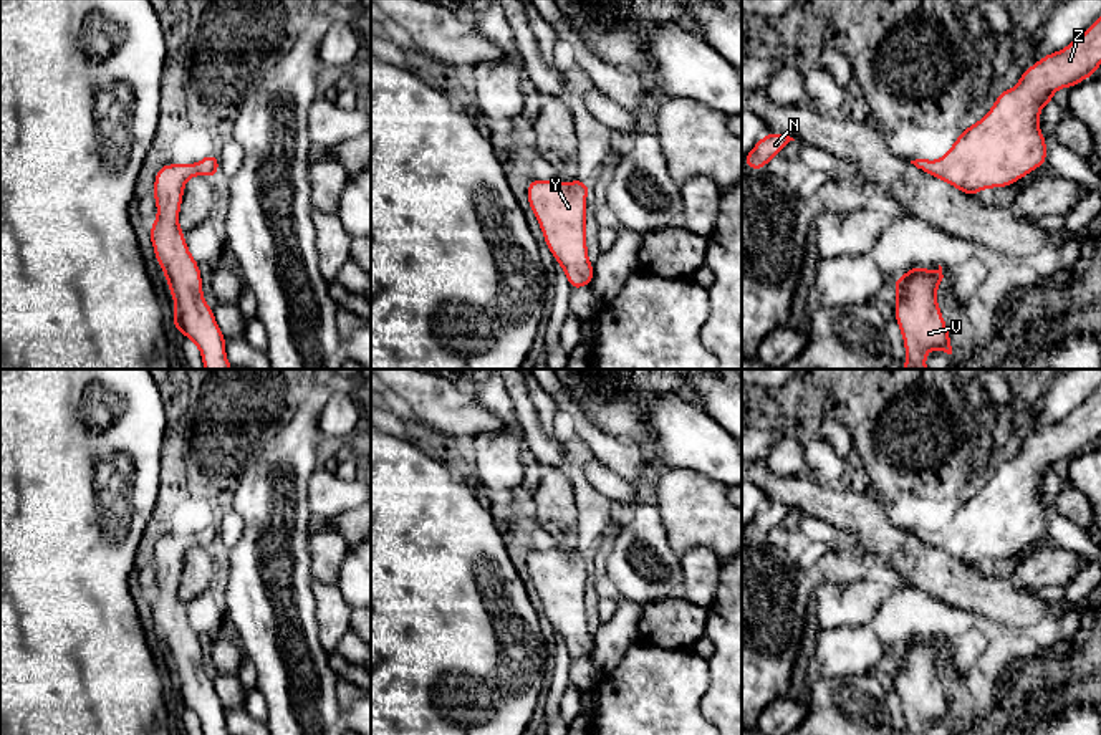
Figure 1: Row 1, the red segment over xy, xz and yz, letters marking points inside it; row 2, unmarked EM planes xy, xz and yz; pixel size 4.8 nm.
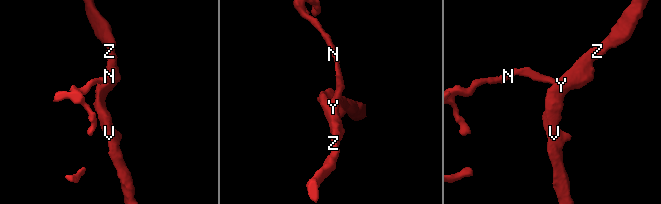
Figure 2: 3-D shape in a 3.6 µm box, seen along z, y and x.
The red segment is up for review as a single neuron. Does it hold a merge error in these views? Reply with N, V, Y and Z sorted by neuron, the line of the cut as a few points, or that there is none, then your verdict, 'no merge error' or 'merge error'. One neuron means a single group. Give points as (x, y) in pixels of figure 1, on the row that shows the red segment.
N V Y Z | no cut | no merge error

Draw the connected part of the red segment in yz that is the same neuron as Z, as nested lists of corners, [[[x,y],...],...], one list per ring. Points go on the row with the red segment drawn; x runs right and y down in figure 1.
[[[1101,17],[1061,51],[1048,53],[1023,71],[1012,89],[1003,89],[983,119],[959,134],[947,154],[935,162],[929,159],[911,161],[917,169],[930,174],[967,195],[983,189],[1008,187],[1036,167],[1046,164],[1046,141],[1040,132],[1040,109],[1053,103],[1060,88],[1073,88],[1101,65]]]

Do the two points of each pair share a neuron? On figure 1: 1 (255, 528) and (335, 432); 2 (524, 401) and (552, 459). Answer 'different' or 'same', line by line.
1: different
2: same

